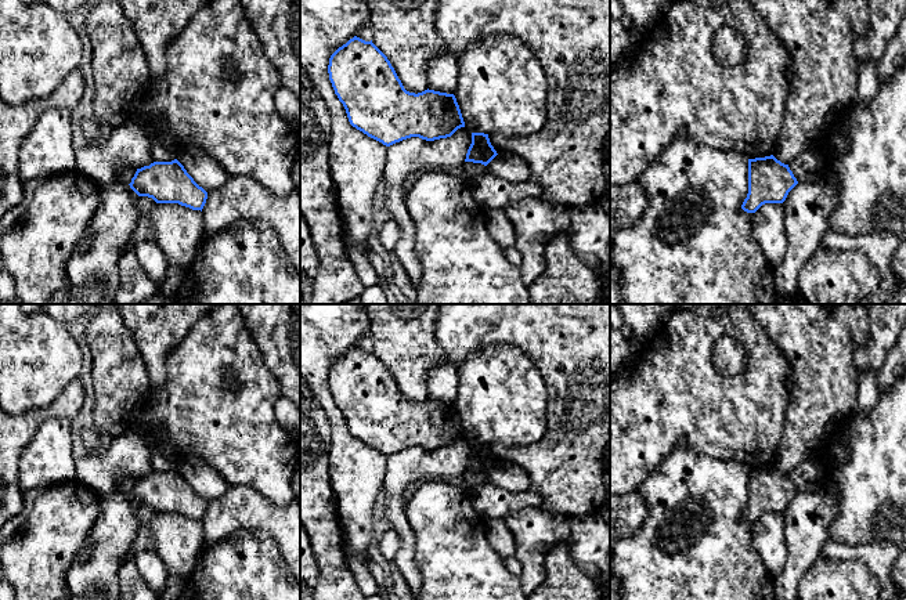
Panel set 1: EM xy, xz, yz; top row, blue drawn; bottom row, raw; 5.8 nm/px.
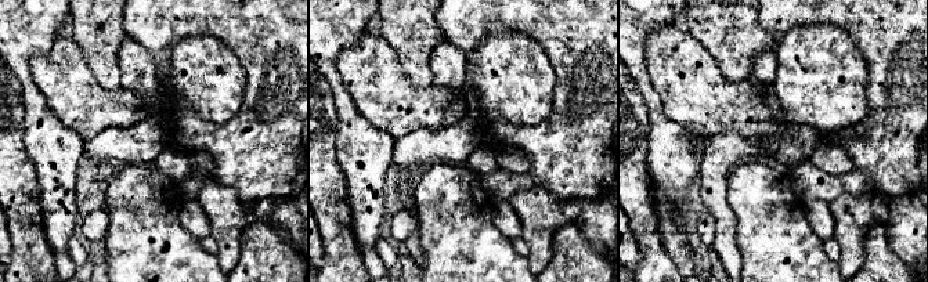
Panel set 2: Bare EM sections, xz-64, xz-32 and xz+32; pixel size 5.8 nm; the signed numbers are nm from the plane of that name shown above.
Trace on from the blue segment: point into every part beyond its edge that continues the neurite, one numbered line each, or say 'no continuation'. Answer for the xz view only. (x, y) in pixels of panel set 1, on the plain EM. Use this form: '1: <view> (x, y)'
no continuation

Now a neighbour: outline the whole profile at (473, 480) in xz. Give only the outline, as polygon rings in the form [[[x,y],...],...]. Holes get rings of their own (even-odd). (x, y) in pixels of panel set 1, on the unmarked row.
[[[465,471],[462,477],[468,489],[470,491],[480,488],[488,481],[487,476],[481,473],[473,473],[473,471]]]

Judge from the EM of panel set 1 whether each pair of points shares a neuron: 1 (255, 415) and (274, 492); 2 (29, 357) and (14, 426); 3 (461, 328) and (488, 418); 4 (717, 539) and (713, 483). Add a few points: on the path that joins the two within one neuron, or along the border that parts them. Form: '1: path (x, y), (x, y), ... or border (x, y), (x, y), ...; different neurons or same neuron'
1: path (257, 434), (257, 451), (264, 458), (270, 473); same neuron
2: border (49, 405), (14, 415); different neurons
3: border (500, 343), (477, 347), (458, 368); different neurons
4: path (717, 526), (714, 497); same neuron

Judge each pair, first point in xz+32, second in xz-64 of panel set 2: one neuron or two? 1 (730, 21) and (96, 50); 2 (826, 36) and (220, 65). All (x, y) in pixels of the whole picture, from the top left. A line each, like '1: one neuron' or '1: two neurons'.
1: one neuron
2: one neuron

